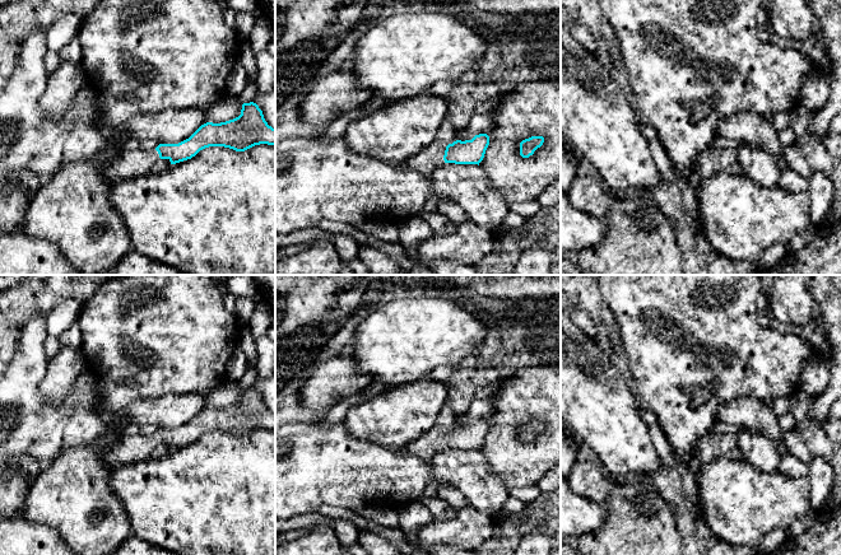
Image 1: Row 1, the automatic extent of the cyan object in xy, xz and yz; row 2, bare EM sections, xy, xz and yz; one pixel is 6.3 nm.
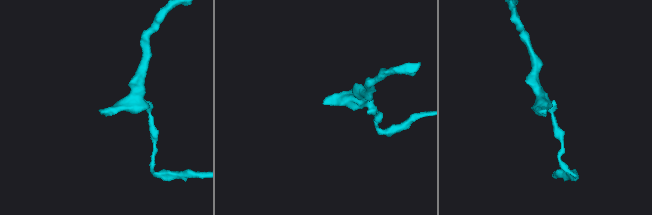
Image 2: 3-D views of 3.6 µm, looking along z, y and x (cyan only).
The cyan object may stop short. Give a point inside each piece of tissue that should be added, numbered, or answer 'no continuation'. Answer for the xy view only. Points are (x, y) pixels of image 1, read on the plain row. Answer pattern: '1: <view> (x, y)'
1: xy (133, 447)

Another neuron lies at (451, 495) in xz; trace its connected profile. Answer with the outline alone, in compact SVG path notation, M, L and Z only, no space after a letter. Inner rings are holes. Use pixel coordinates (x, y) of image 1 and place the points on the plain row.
M437 485L437 496L443 499L454 510L471 507L464 494L455 486Z

